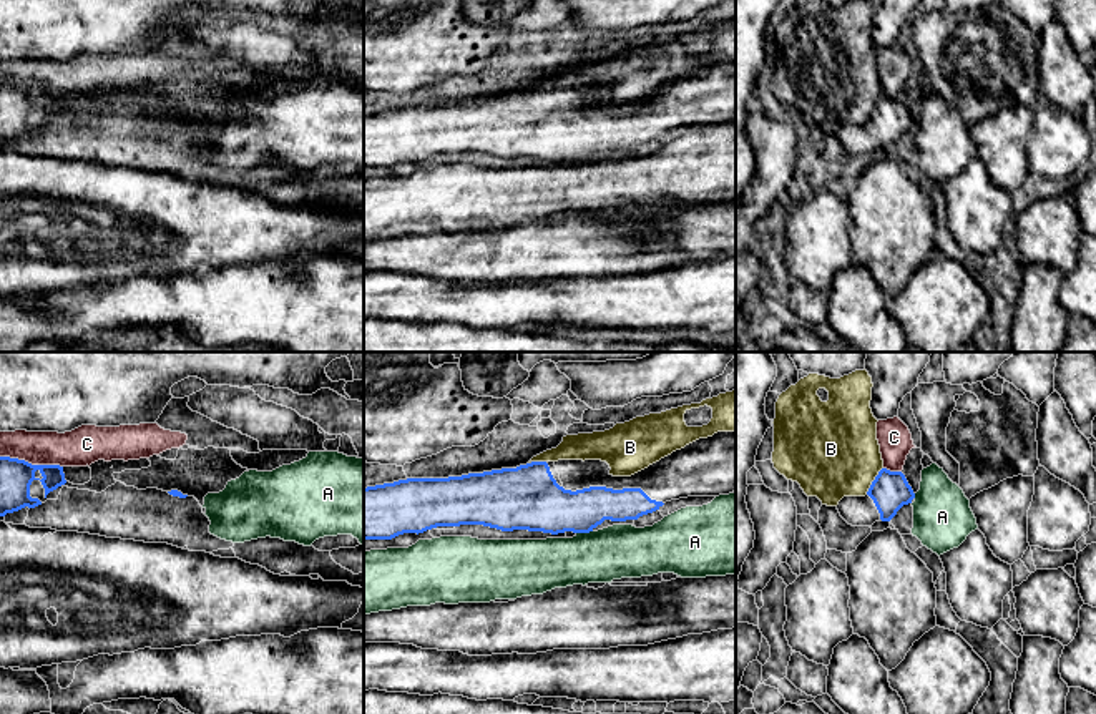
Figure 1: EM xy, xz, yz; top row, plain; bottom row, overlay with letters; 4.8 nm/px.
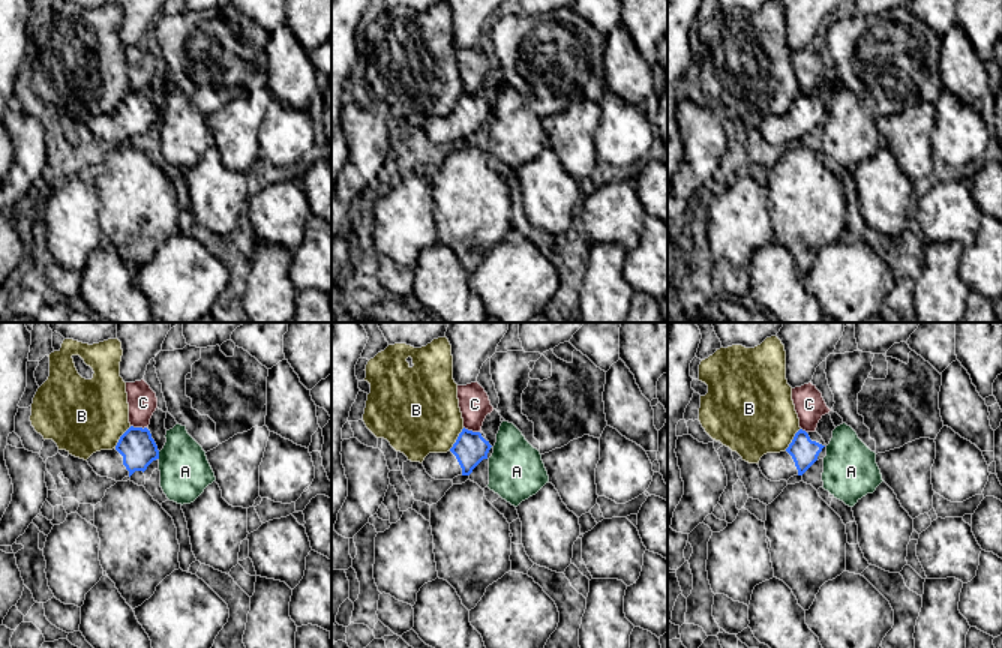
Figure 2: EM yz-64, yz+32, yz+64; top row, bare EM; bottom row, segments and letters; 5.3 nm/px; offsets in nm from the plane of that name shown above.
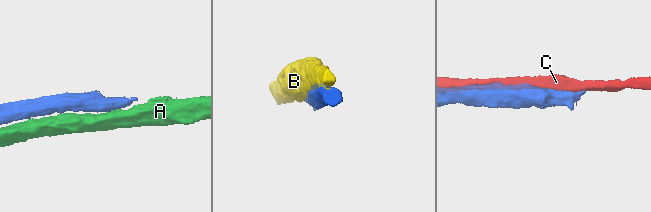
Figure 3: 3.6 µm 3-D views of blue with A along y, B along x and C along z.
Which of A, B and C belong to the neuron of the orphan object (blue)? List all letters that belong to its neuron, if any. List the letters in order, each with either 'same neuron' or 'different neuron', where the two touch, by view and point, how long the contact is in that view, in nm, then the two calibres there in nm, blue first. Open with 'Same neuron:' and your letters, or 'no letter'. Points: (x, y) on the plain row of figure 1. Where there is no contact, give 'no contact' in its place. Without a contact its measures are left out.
Same neuron: no letter
A: different neuron | xz (583, 160) | 80 nm | 260/260 nm
B: different neuron | yz (874, 108) | 160 nm | 190/440 nm
C: different neuron | xy (30, 92) | 300 nm | 160/180 nm

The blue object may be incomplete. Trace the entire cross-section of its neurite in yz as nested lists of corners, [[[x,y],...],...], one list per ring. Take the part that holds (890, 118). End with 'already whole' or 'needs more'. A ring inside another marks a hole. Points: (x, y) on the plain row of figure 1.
[[[882,96],[865,125],[844,125],[837,138],[852,154],[872,154],[880,148],[890,149],[913,126],[915,121],[902,100]]]; needs more

